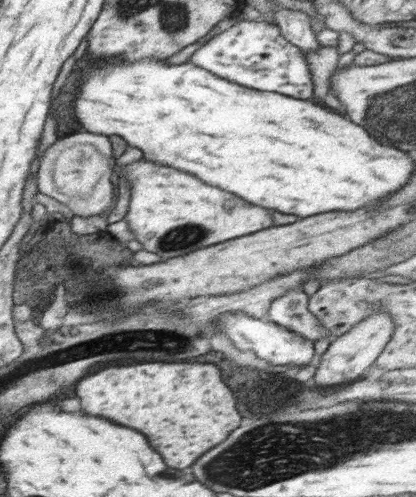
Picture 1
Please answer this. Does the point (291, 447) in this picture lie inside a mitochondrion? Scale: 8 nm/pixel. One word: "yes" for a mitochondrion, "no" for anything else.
yes

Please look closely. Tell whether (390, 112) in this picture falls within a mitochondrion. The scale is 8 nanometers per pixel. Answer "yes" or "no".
yes

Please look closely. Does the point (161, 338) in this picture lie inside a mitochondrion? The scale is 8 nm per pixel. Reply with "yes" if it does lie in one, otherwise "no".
no

